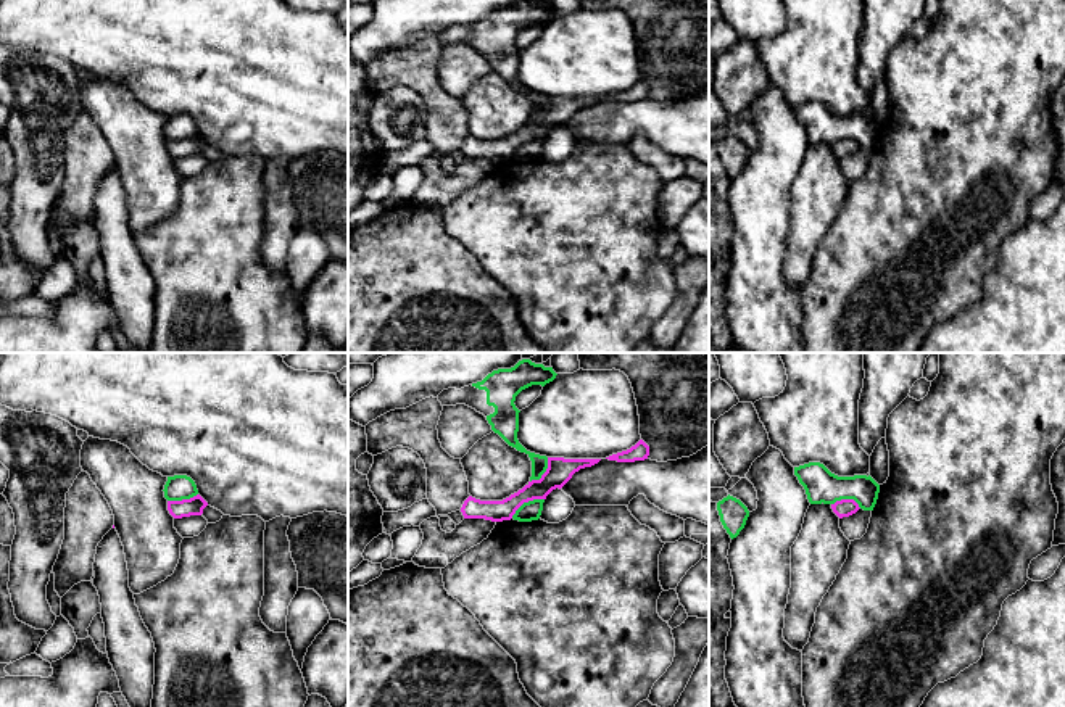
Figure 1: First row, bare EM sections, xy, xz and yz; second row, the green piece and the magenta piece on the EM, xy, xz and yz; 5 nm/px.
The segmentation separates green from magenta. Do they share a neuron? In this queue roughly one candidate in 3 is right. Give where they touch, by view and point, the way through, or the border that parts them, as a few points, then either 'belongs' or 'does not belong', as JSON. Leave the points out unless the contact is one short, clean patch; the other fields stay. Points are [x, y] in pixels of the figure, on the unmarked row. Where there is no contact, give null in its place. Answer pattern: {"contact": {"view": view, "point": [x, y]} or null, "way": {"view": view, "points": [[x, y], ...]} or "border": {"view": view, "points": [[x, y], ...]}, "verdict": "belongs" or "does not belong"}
{"contact": {"view": "xz", "point": [526, 142]}, "border": {"view": "xz", "points": [[543, 137], [526, 140], [511, 157]]}, "verdict": "does not belong"}

